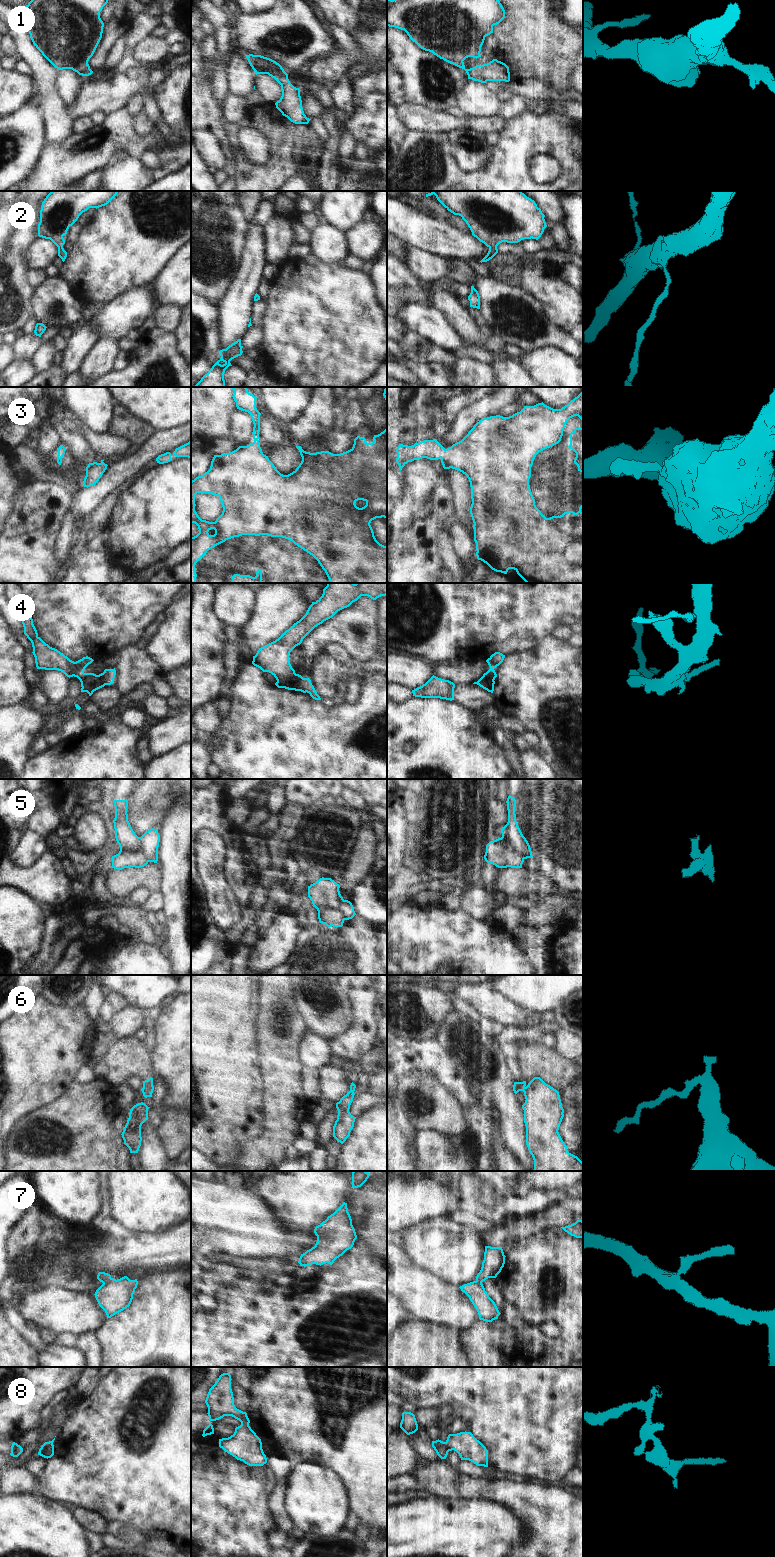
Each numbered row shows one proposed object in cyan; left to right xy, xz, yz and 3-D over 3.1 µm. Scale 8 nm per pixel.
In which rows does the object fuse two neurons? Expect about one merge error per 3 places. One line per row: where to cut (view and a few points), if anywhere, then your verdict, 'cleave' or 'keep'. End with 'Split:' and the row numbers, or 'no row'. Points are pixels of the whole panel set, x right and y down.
1: no cut | keep
2: no cut | keep
3: no cut | keep
4: xy (97, 675), (99, 682), (97, 687), (90, 690), (82, 688) | cleave
5: xy (120, 849), (127, 851), (139, 849), (148, 861) | cleave
6: xz (338, 1111), (348, 1112) | cleave
7: xy (111, 1278), (103, 1283) | cleave
8: yz (444, 1442), (448, 1451) | cleave
Split: 4, 5, 6, 7, 8

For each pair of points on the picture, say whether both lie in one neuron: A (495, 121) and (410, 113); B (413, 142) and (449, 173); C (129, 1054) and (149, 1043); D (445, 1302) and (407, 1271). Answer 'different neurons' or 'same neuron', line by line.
A: same neuron
B: same neuron
C: different neurons
D: same neuron

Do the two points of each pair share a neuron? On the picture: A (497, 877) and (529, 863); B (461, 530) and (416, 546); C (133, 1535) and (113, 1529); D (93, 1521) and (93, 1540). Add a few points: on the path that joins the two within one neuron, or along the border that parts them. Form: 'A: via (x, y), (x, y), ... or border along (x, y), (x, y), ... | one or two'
A: border along (522, 867), (545, 874) | two
B: border along (457, 517), (449, 532) | two
C: via (128, 1534), (118, 1530) | one
D: border along (87, 1531), (98, 1534) | two

